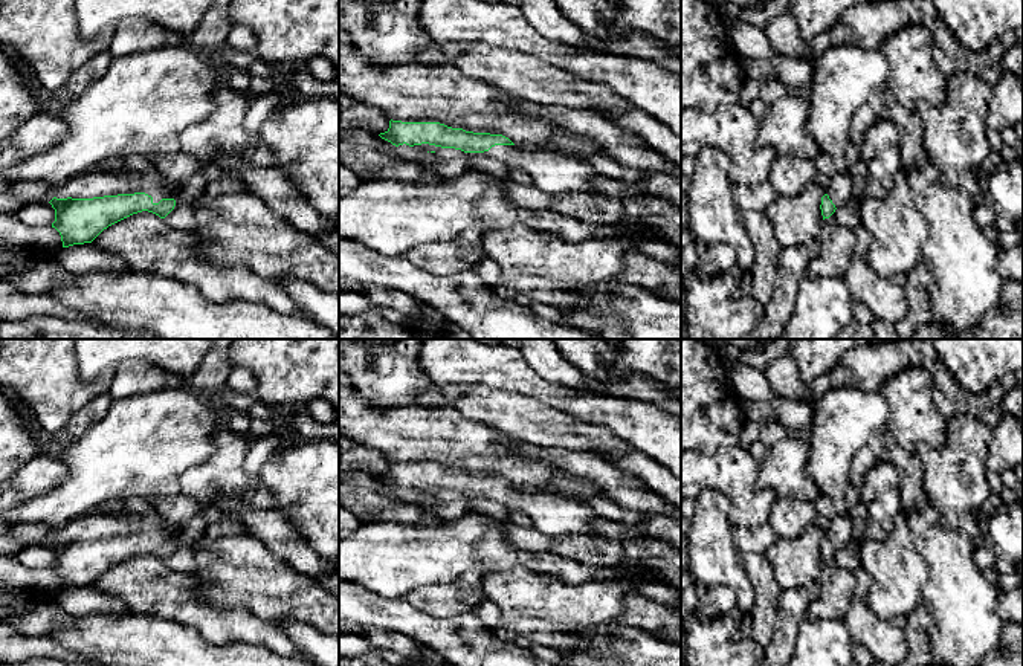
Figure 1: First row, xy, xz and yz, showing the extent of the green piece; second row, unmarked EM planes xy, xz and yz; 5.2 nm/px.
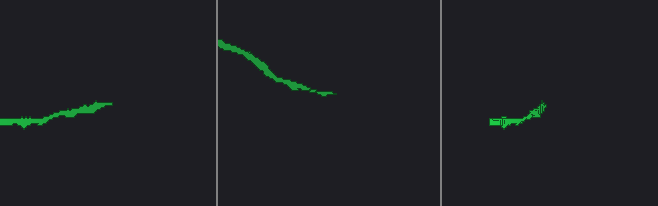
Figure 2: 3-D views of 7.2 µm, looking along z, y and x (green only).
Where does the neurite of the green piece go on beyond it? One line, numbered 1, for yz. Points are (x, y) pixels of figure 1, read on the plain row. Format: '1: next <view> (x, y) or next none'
1: next yz (840, 529)

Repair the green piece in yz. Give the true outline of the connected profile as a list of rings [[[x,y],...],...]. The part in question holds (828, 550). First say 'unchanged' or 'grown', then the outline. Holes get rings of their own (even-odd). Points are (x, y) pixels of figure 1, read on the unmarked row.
grown; [[[837,513],[826,530],[826,536],[821,539],[821,558],[823,562],[829,561],[838,550],[844,548],[854,532],[854,521],[849,513]]]

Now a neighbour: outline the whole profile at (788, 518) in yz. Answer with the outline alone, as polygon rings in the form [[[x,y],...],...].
[[[779,496],[770,512],[768,525],[779,538],[799,538],[808,525],[814,524],[818,513],[811,501],[797,501]]]

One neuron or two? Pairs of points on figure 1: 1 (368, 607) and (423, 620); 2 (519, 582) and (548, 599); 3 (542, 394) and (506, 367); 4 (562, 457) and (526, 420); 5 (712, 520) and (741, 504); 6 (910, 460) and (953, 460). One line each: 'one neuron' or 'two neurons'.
1: one neuron
2: one neuron
3: one neuron
4: two neurons
5: two neurons
6: two neurons

